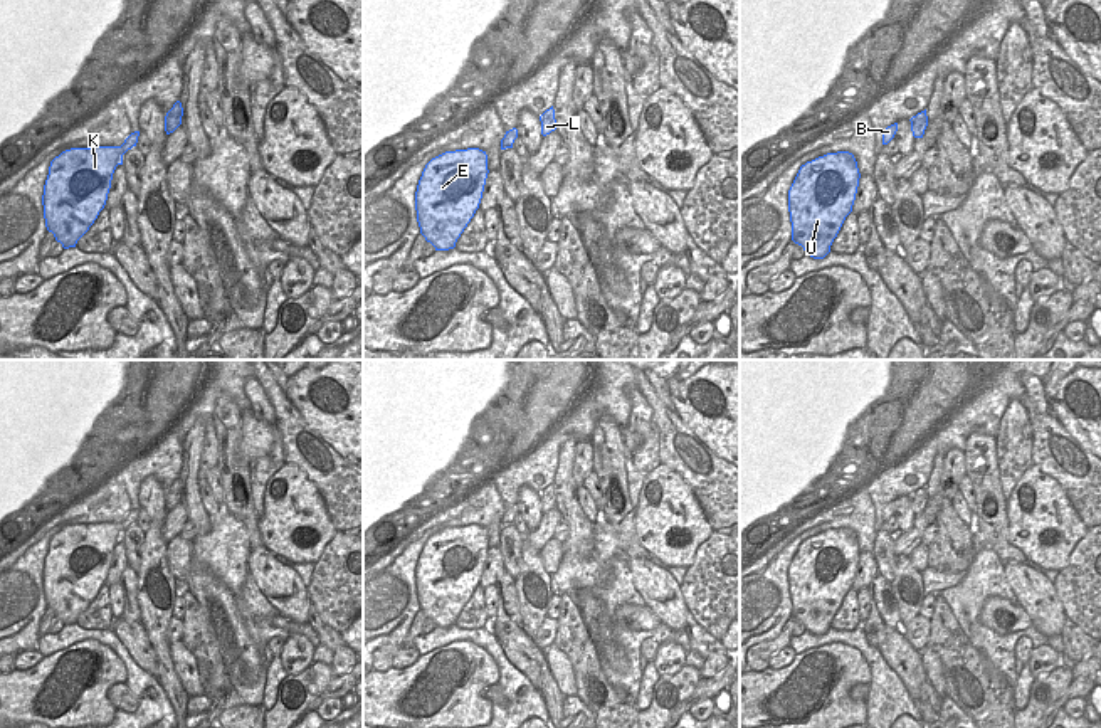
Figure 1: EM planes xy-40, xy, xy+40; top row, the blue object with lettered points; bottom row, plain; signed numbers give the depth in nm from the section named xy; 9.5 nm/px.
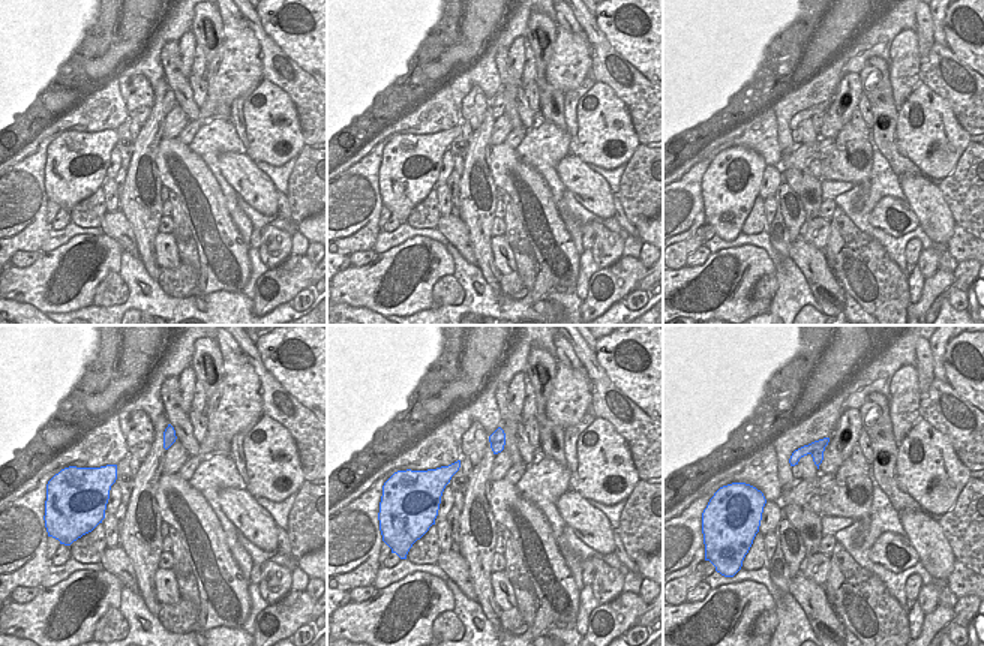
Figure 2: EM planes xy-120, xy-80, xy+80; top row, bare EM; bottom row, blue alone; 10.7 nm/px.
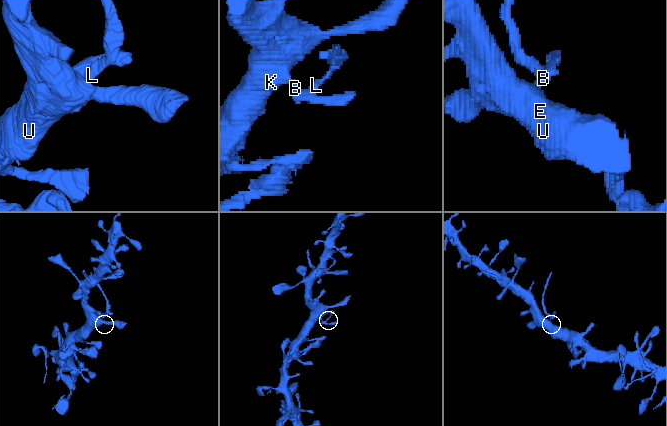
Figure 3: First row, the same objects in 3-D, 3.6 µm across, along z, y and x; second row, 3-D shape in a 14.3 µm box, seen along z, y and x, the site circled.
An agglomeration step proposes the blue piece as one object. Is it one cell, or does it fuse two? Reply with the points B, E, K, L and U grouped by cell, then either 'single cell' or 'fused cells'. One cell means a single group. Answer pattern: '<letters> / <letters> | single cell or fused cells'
B E K U / L | fused cells

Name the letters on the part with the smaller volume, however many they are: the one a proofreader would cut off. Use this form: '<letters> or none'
L

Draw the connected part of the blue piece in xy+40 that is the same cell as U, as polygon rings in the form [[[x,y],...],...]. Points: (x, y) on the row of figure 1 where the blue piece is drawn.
[[[837,151],[800,166],[790,190],[792,240],[814,259],[824,259],[846,217],[852,212],[859,187],[852,153]]]

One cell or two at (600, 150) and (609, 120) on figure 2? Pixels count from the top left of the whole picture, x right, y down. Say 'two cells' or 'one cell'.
one cell

